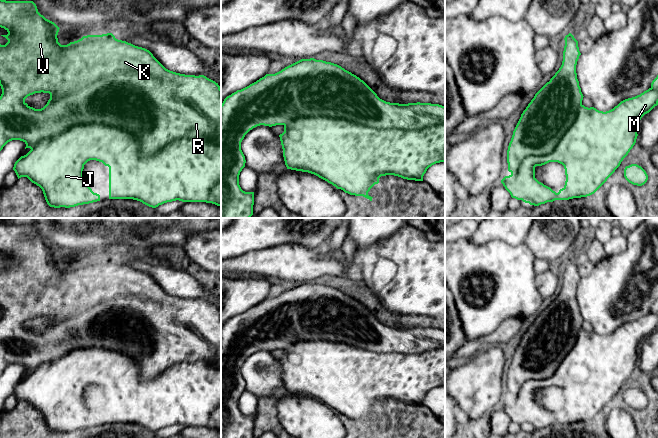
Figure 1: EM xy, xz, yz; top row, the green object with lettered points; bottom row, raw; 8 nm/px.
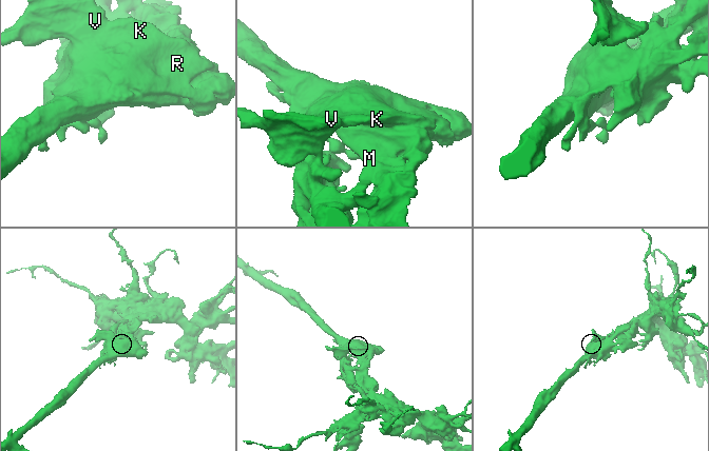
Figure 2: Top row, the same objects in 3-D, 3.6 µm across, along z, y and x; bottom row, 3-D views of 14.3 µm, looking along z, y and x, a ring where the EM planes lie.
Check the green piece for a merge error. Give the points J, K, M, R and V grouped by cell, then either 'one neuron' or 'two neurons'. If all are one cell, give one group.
J M / K R V | two neurons

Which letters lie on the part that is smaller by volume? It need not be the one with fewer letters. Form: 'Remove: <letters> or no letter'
Remove: K, R, V

